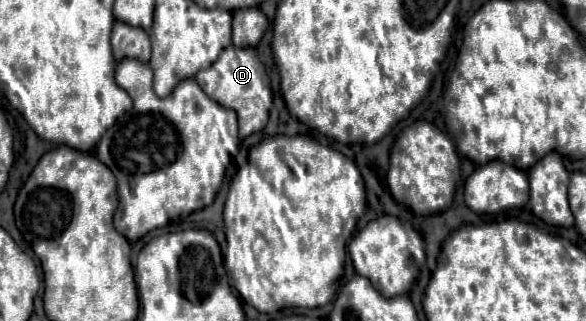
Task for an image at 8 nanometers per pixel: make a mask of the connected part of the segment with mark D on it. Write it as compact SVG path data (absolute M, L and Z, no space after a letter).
M226 47L214 65L196 73L196 81L202 87L202 91L210 95L210 99L214 99L226 109L236 111L240 125L240 139L246 139L248 135L264 129L272 107L272 91L269 78L255 48Z

